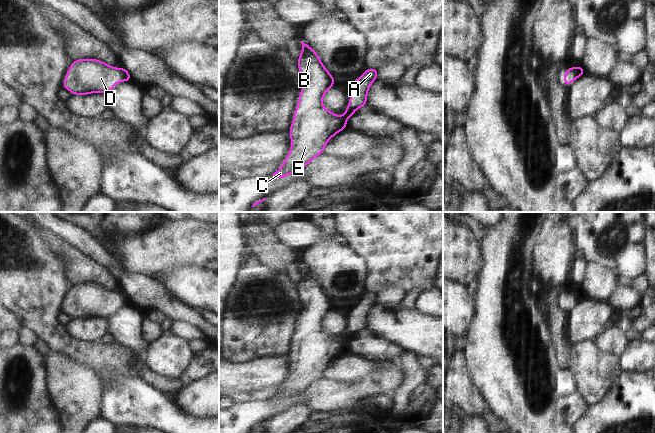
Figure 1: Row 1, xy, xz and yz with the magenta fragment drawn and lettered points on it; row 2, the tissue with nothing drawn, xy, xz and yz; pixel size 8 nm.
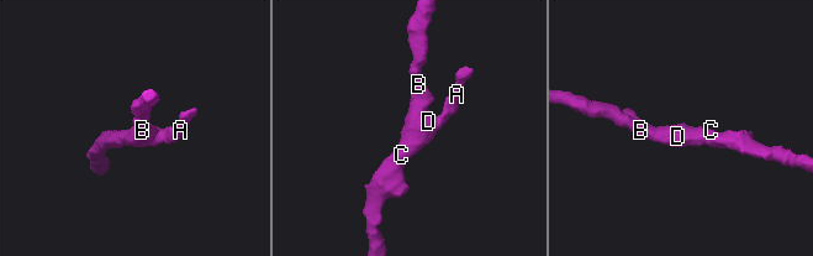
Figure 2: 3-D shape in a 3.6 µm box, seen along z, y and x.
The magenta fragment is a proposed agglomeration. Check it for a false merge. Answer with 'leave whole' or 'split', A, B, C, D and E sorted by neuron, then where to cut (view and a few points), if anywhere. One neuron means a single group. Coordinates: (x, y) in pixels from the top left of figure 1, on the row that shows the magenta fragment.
leave whole | A B C D E | no cut

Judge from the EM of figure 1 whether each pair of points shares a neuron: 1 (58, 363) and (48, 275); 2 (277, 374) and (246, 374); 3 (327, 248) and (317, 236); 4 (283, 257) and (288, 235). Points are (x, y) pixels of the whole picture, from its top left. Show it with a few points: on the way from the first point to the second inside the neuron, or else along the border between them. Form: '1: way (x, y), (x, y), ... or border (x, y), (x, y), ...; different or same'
1: border (50, 349), (70, 356), (78, 364); different
2: way (269, 374), (254, 374); same
3: border (345, 244), (322, 241), (306, 250); different
4: border (274, 228), (279, 239), (292, 249); different

